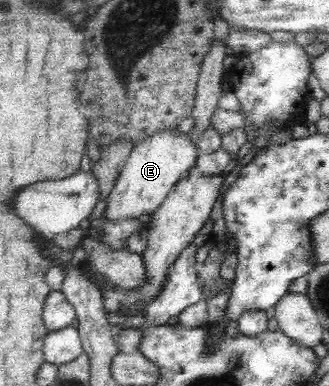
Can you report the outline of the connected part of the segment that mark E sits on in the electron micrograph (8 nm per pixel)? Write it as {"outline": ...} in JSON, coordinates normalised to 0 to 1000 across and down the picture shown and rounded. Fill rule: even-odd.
{"outline":[[[498,332],[486,342],[432,363],[398,389],[377,438],[365,446],[343,490],[322,516],[322,536],[313,560],[328,573],[422,570],[429,560],[462,560],[477,539],[486,539],[511,497],[581,440],[593,438],[593,420],[605,391],[593,373],[581,370],[574,347],[535,347],[532,332]]]}

